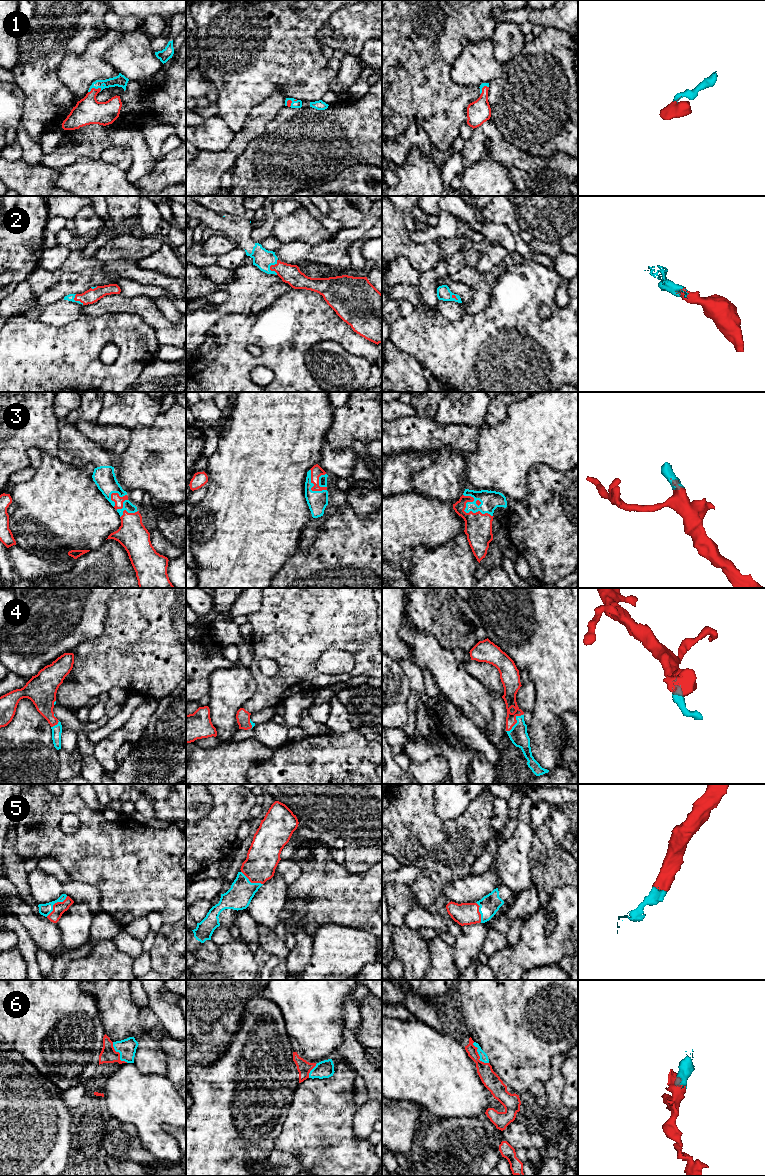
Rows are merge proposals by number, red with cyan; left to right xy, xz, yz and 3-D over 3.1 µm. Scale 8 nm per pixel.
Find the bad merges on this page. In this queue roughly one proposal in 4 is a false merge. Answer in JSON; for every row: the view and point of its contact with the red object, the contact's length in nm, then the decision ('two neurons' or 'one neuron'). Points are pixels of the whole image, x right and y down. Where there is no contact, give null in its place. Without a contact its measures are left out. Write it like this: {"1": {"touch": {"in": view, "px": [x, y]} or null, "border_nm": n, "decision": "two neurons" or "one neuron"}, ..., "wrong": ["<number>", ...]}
{"1": {"touch": {"in": "xy", "px": [94, 88]}, "border_nm": 120, "decision": "one neuron"}, "2": {"touch": {"in": "xz", "px": [270, 267]}, "border_nm": 130, "decision": "one neuron"}, "3": {"touch": {"in": "yz", "px": [464, 511]}, "border_nm": 300, "decision": "one neuron"}, "4": {"touch": {"in": "yz", "px": [516, 722]}, "border_nm": 190, "decision": "one neuron"}, "5": {"touch": {"in": "xy", "px": [54, 904]}, "border_nm": 240, "decision": "one neuron"}, "6": {"touch": {"in": "yz", "px": [478, 1055]}, "border_nm": 220, "decision": "one neuron"}, "wrong": []}

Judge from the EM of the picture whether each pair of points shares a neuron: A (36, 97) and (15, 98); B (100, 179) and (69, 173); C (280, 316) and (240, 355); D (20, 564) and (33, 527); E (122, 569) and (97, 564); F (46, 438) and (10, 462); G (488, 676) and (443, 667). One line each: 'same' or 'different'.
A: different
B: same
C: same
D: different
E: same
F: same
G: different

